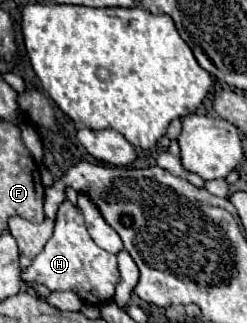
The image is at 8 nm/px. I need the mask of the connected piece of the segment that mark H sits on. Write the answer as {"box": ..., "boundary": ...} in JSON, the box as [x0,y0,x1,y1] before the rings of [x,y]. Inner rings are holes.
{"box":[21,200,121,306],"boundary":[[[65,200],[59,206],[53,236],[47,240],[45,248],[33,258],[33,262],[21,270],[21,280],[31,288],[35,288],[37,284],[43,284],[51,292],[71,290],[79,296],[79,300],[83,304],[103,306],[113,300],[115,286],[121,282],[121,276],[117,270],[115,254],[101,250],[93,242],[93,238],[87,232],[81,210],[75,204],[71,204],[69,200]]]}

